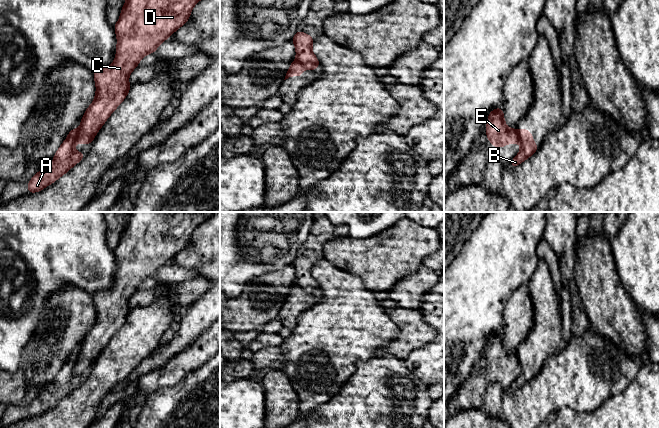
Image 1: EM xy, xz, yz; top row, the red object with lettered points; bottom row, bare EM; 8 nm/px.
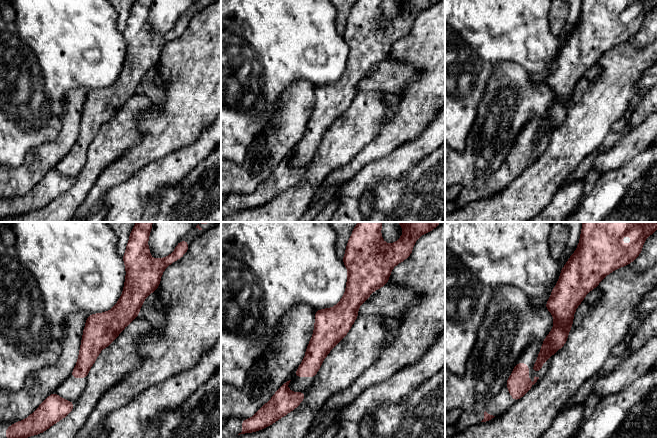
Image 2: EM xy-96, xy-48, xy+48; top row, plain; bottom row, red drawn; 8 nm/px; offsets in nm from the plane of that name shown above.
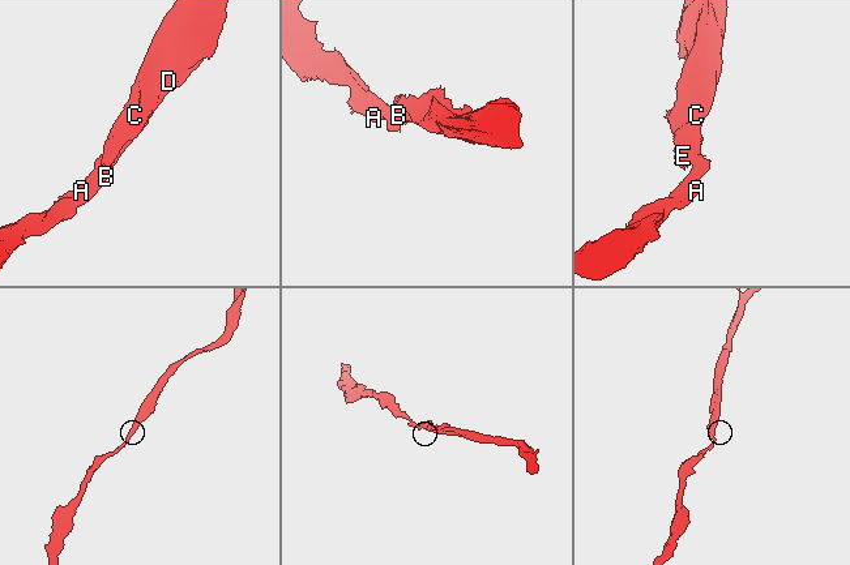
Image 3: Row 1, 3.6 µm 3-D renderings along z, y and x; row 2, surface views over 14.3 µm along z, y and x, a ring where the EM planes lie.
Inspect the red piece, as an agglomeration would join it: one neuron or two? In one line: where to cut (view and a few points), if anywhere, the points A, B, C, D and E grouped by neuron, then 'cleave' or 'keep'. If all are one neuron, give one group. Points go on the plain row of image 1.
cut xy (78, 353), (74, 366); groups A B / C D E; cleave

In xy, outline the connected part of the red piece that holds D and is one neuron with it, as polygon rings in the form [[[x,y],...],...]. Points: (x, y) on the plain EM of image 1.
[[[131,212],[121,234],[120,242],[114,249],[117,260],[116,281],[107,292],[93,296],[96,319],[85,335],[78,353],[75,367],[90,370],[103,348],[122,327],[130,315],[129,299],[140,284],[157,271],[189,243],[196,227],[207,221],[215,212]]]

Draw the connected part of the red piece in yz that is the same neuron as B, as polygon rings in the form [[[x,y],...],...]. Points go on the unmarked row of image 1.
[[[518,353],[518,357],[520,361],[521,373],[520,376],[510,386],[511,392],[515,392],[517,389],[524,386],[539,373],[539,370],[534,367],[533,360],[529,354]]]

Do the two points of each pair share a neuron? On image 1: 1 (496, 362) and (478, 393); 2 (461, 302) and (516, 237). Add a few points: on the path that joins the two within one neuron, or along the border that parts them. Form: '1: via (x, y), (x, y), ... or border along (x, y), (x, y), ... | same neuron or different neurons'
1: via (488, 370), (479, 379), (478, 385) | same neuron
2: via (476, 286), (502, 253) | same neuron

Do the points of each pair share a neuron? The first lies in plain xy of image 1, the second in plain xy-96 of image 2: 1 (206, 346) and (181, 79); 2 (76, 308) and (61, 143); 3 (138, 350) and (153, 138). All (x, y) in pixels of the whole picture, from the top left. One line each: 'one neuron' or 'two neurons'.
1: two neurons
2: one neuron
3: two neurons

